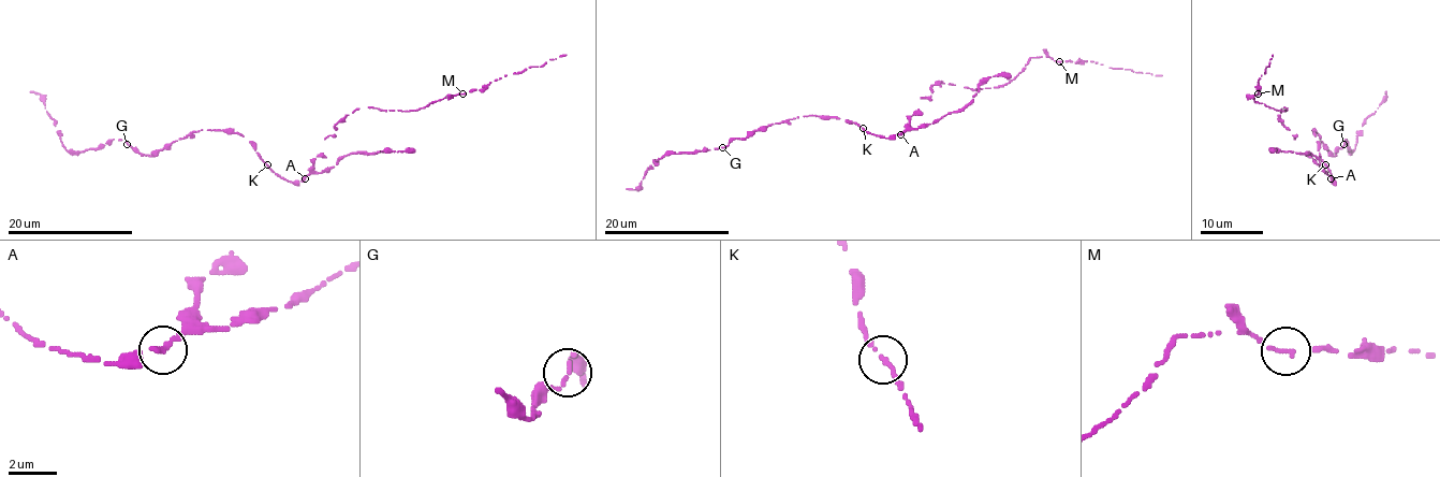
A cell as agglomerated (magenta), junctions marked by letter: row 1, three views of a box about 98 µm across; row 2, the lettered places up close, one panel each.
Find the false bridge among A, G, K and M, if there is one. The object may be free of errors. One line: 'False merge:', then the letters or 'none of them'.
False merge: M

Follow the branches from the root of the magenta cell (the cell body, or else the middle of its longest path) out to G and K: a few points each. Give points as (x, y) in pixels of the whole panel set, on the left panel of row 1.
G: (303, 177), (302, 182), (281, 178), (250, 141), (222, 130), (192, 131), (151, 155), (127, 144)
K: (303, 177), (302, 182), (288, 182), (267, 164)

